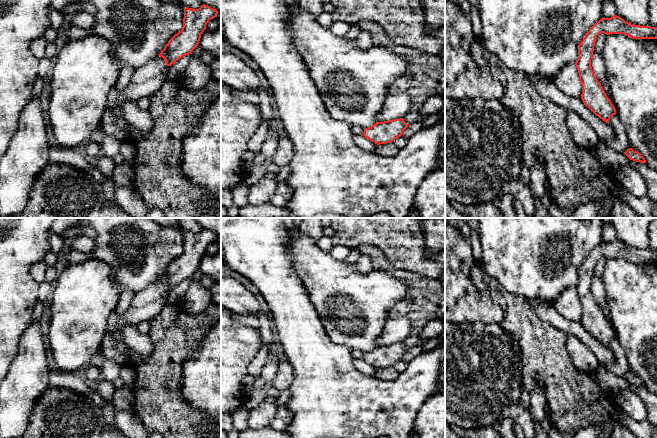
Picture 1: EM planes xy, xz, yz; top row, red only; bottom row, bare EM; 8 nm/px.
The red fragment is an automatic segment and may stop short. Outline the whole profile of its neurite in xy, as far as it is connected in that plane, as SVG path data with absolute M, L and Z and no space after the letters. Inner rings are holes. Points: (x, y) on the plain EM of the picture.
M205 228L198 233L184 231L182 253L168 265L158 281L162 281L167 290L171 290L183 280L191 278L198 270L207 247L217 238L216 233Z

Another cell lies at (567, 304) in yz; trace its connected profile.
M575 287L564 290L553 304L555 310L565 319L572 322L580 322L582 308L579 305L579 297Z

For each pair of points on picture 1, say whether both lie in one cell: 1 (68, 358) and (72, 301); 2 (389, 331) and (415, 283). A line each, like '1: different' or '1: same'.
1: same
2: different

